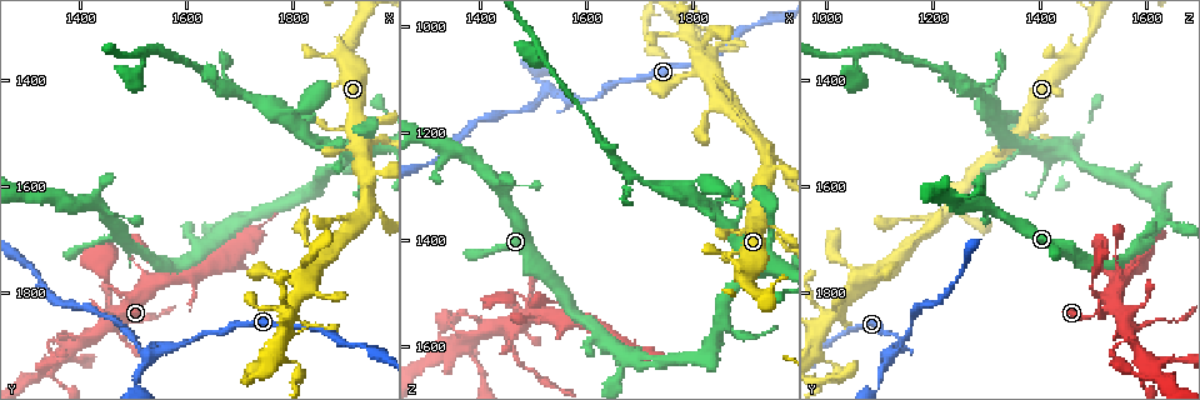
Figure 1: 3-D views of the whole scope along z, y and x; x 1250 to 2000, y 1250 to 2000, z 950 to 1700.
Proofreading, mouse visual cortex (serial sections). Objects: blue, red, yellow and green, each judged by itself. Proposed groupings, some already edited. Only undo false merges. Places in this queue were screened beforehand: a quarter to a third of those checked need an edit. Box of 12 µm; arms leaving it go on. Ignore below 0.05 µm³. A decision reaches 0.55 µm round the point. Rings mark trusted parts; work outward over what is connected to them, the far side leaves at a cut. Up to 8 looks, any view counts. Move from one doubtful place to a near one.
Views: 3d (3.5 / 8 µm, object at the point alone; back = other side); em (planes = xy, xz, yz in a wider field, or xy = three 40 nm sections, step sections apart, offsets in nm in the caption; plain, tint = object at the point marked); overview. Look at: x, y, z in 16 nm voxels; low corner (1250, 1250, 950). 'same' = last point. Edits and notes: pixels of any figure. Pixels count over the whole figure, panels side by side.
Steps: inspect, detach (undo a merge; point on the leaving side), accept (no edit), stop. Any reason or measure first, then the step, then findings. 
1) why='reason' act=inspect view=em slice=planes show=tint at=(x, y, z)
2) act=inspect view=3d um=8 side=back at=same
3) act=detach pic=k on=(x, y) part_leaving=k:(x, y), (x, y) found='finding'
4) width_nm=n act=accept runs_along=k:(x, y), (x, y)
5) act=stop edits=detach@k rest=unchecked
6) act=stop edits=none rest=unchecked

why='three arms meet' act=inspect view=3d um=3.5 side=back at=(1450, 1860, 1555)

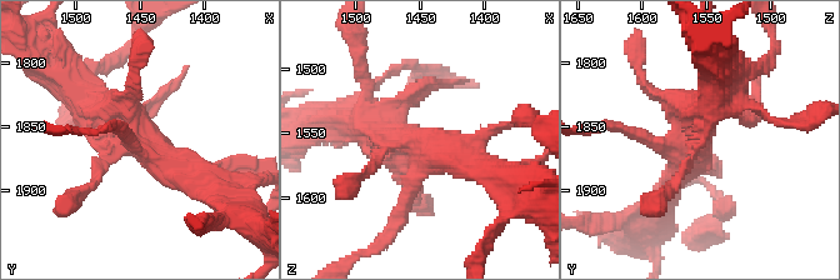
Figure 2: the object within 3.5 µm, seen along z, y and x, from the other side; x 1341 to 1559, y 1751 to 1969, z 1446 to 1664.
why='now the EM' act=inspect view=em slice=xy step=1 show=tint at=(1448, 1860, 1560)

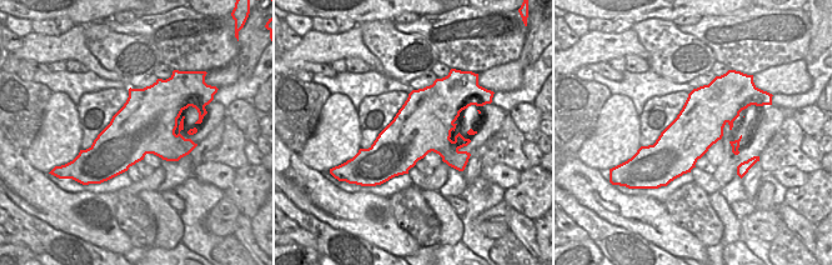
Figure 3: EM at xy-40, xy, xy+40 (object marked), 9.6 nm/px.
why='cut it another way' act=inspect view=em slice=xy step=3 show=tint at=same

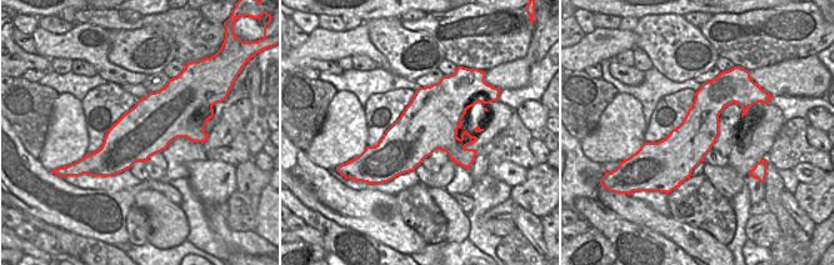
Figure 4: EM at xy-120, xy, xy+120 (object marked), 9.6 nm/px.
act=accept found='all the same cell'

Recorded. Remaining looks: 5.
why='calibre changes' act=inspect view=3d um=8 at=(1345, 1930, 1605)

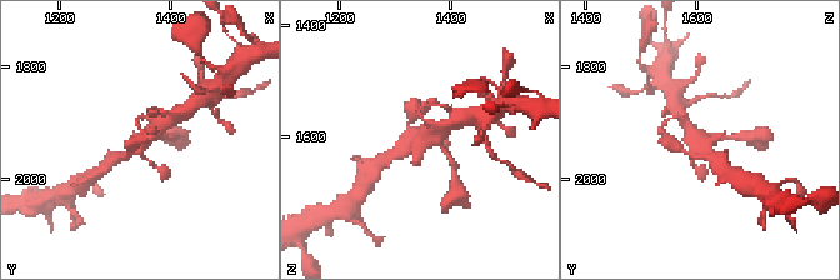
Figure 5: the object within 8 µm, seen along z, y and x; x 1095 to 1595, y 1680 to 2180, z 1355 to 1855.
act=inspect view=em slice=xy step=2 show=tint at=(1350, 1930, 1600)

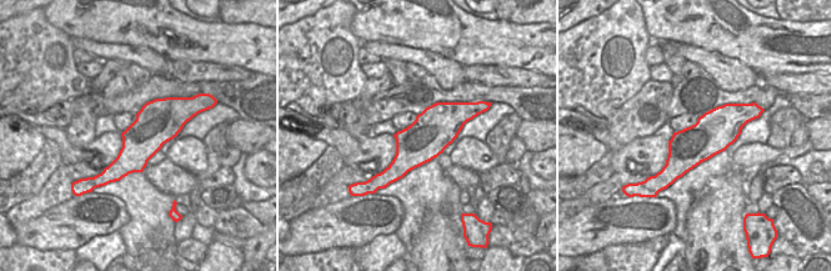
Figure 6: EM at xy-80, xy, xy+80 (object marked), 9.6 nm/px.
act=accept runs_along=6:(744, 111), (660, 175) found='continuous, no second cell'

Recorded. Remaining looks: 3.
why='abrupt turn' act=inspect view=3d um=3.5 at=(1525, 1910, 1120)

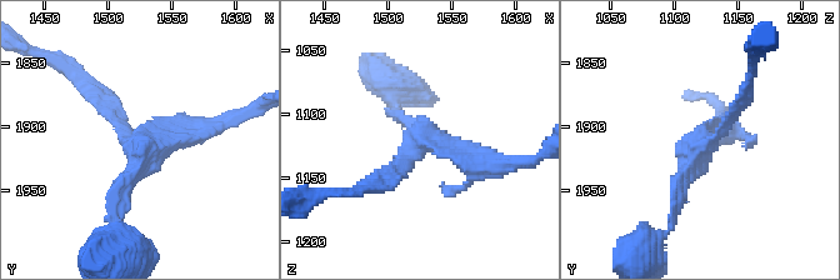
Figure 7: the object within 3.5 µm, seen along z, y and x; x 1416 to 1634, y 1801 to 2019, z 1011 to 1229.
arms=3 arm_widths_nm=150,150,250 act=inspect view=em slice=xy step=5 show=tint at=(1530, 1914, 1120)

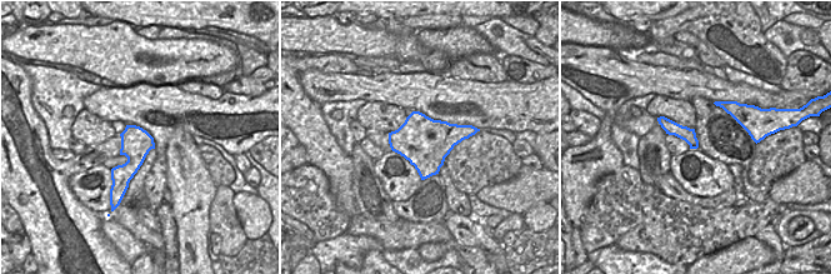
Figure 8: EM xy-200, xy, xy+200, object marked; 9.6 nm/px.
act=accept runs_along=7:(220, 123), (143, 145), (96, 95) found='all the same cell'

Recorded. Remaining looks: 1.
act=stop edits=none rest=unchecked

